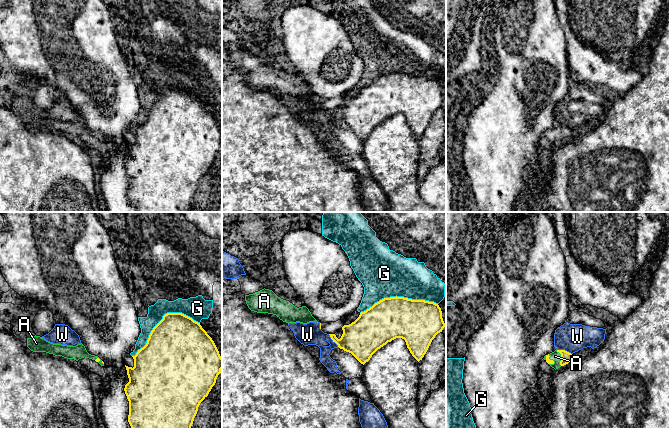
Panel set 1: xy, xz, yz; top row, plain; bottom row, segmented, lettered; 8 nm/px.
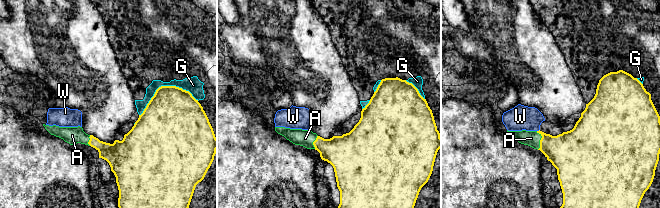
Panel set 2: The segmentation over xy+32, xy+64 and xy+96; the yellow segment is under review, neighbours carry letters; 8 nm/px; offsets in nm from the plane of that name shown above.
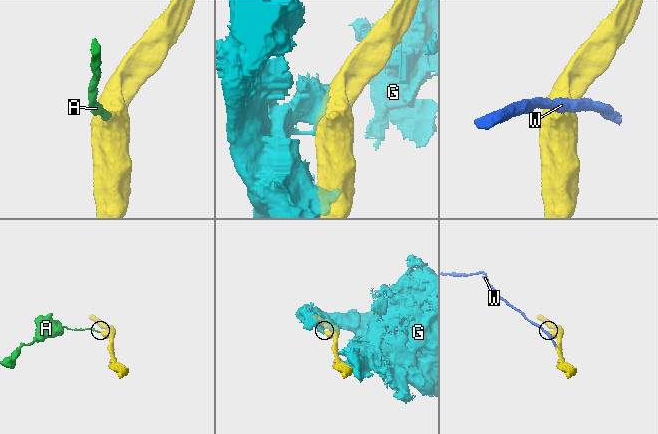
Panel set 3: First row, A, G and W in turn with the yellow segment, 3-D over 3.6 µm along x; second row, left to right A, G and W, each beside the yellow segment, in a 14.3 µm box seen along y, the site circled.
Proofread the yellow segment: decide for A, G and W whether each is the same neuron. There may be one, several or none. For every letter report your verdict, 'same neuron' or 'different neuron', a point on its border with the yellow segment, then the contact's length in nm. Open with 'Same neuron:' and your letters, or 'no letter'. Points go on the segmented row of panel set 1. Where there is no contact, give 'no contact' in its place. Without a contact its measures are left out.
Same neuron: A
A: same neuron; contact yz (561, 358); length 130 nm
G: different neuron; contact xy (162, 319); length 600 nm
W: different neuron; contact xz (333, 341); length 140 nm

